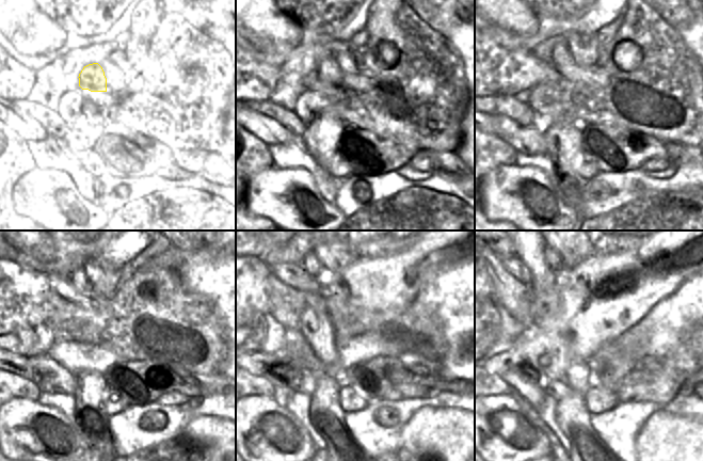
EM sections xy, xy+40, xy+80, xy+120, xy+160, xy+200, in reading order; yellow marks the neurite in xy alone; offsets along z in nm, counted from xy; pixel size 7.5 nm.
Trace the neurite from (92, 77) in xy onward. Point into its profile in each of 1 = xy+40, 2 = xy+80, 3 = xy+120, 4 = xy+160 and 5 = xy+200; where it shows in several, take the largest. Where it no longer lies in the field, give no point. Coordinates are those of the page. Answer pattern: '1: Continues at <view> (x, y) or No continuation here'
1: Continues at xy+40 (329, 72)
2: Continues at xy+80 (562, 59)
3: Continues at xy+120 (78, 279)
4: Continues at xy+160 (312, 265)
5: Continues at xy+200 (552, 259).

